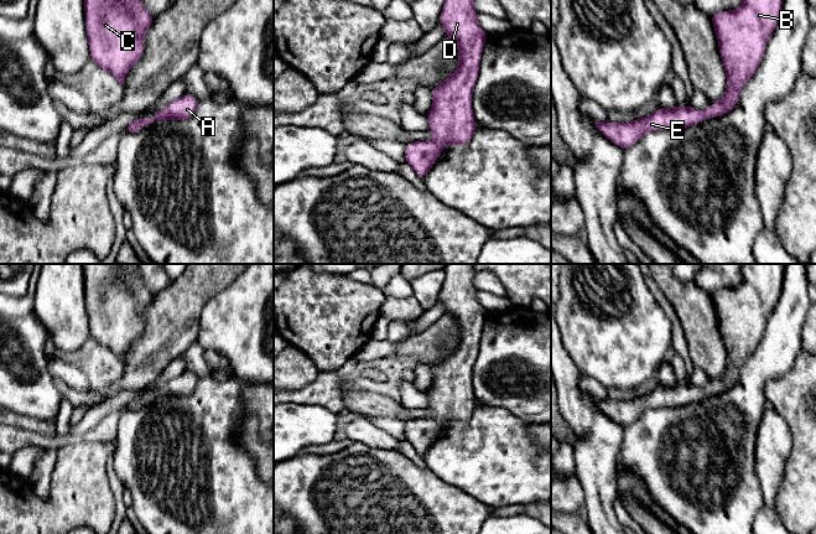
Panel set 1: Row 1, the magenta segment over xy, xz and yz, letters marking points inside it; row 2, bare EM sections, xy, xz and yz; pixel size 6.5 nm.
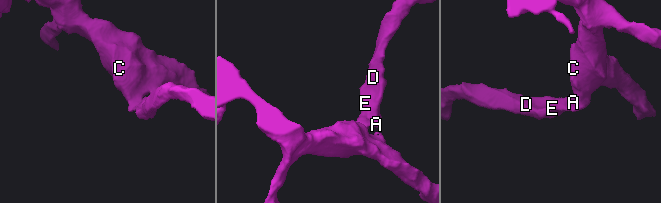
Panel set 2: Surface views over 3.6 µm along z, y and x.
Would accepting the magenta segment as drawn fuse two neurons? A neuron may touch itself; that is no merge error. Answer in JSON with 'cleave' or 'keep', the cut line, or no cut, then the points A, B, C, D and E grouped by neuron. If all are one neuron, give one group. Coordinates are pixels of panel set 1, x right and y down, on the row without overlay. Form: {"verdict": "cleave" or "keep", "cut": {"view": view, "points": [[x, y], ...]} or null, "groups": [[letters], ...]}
{"verdict": "keep", "cut": null, "groups": [["A", "B", "C", "D", "E"]]}

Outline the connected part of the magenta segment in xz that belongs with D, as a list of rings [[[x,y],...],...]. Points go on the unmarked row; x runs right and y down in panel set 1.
[[[447,264],[446,278],[440,292],[447,315],[459,326],[458,344],[440,363],[431,367],[432,385],[427,390],[428,408],[436,414],[432,419],[412,419],[405,422],[405,440],[411,444],[419,456],[423,456],[432,442],[443,431],[445,422],[468,422],[475,410],[475,396],[472,388],[472,370],[479,353],[479,339],[488,311],[477,300],[474,264]]]

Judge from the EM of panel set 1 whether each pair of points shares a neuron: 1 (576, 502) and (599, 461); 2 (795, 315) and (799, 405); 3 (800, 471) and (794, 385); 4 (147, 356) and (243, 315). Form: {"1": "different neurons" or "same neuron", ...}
{"1": "different neurons", "2": "different neurons", "3": "same neuron", "4": "different neurons"}

